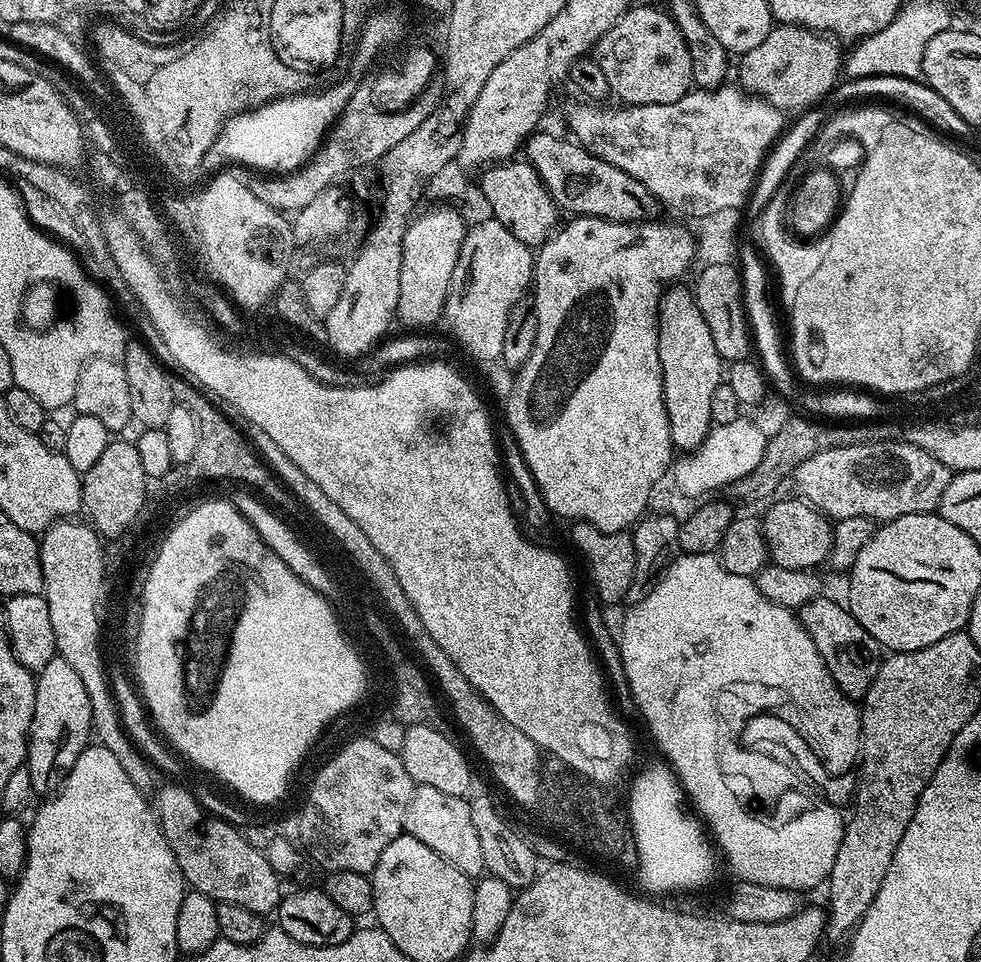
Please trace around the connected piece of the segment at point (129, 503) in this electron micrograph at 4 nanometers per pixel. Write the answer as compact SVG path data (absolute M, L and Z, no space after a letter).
M113 439L106 446L105 452L98 457L98 462L83 473L80 489L82 490L82 508L92 528L101 537L117 538L123 535L138 518L138 512L150 496L150 478L142 470L142 461L135 443L131 439Z

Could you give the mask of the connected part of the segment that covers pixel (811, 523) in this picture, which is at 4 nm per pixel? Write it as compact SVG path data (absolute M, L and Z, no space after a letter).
M795 498L796 500L780 500L777 499L775 502L777 504L772 504L768 508L768 513L765 516L762 516L762 523L764 525L764 541L766 542L766 546L768 547L768 554L771 560L771 563L777 564L778 566L786 566L786 570L802 570L803 568L809 570L819 569L819 564L823 565L829 554L832 552L832 542L834 539L834 524L829 517L825 516L823 512L819 512L817 508L812 507L811 504L805 502L803 499Z

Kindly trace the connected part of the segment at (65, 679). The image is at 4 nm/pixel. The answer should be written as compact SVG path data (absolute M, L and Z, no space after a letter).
M57 654L53 656L50 662L46 662L46 666L41 668L38 675L36 676L36 697L34 698L34 718L32 719L32 725L28 731L28 754L26 757L26 767L28 773L30 774L30 782L32 783L33 793L40 794L40 792L48 792L44 794L52 794L59 789L60 785L64 783L64 780L68 777L68 772L74 766L74 762L78 762L78 758L84 752L85 748L89 747L90 739L93 735L93 726L91 720L91 706L90 698L87 697L86 689L83 685L83 682L78 678L77 671L74 670L74 667L70 666L69 662L63 660L63 658Z

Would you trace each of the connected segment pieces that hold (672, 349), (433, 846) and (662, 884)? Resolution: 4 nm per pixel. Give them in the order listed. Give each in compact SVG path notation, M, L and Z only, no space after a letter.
M672 288L660 300L658 326L658 362L662 362L664 405L670 422L673 449L691 451L714 427L710 418L710 397L722 382L722 361L710 335L710 326L698 310L693 289Z
M415 785L404 826L407 835L418 838L418 842L426 842L430 850L445 856L455 868L462 870L462 874L470 878L485 875L482 842L478 842L478 830L474 830L474 822L470 819L470 803L465 797L442 794L442 790L434 790L434 786Z
M657 761L635 776L628 794L626 820L636 853L636 878L642 890L652 896L700 890L716 872L716 852L703 823L686 807L684 790L675 772L665 761Z

